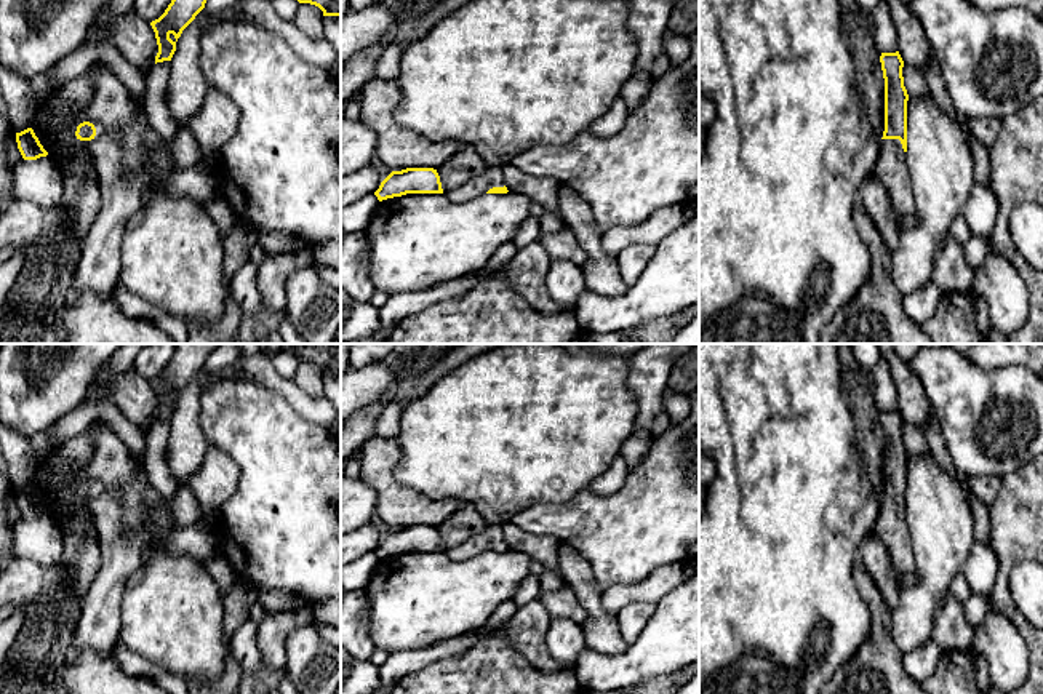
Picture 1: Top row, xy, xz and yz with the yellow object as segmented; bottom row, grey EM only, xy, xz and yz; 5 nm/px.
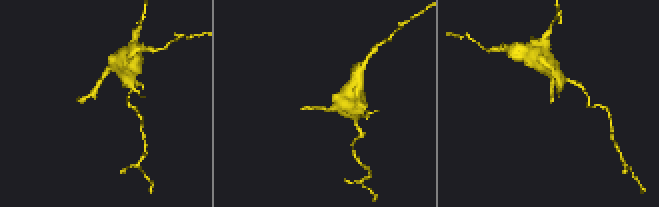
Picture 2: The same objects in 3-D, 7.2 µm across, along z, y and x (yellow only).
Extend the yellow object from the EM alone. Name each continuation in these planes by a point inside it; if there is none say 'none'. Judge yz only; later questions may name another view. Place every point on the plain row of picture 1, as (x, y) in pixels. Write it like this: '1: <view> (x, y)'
1: yz (891, 525)

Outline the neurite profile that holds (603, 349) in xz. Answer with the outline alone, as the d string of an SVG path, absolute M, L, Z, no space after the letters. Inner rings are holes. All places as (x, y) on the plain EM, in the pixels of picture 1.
M582 344L587 350L600 355L627 355L632 357L648 344Z

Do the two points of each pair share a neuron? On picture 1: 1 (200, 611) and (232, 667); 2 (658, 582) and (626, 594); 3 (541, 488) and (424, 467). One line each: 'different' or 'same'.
1: different
2: same
3: same

